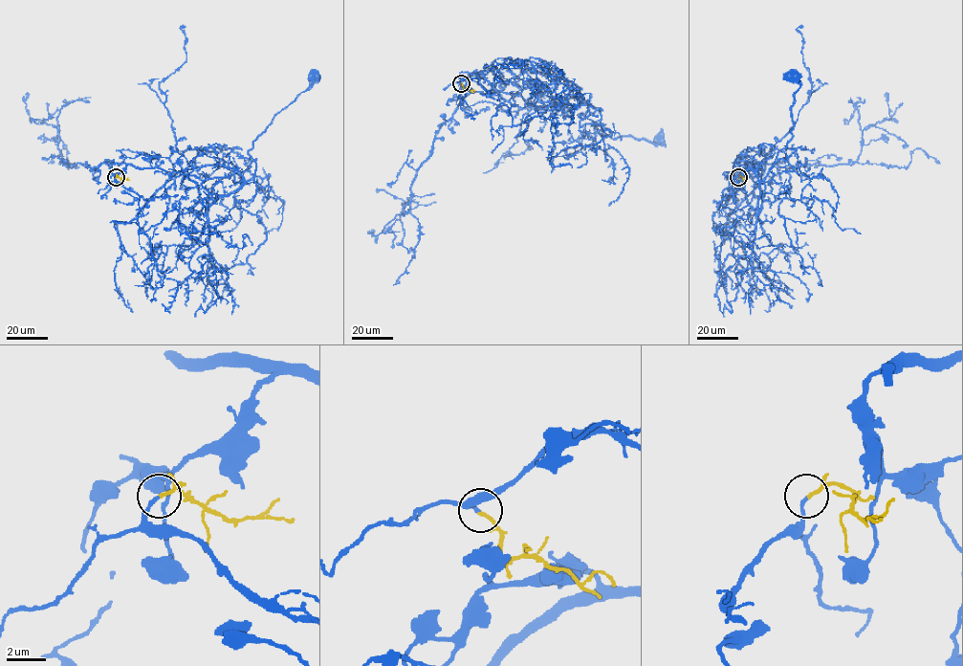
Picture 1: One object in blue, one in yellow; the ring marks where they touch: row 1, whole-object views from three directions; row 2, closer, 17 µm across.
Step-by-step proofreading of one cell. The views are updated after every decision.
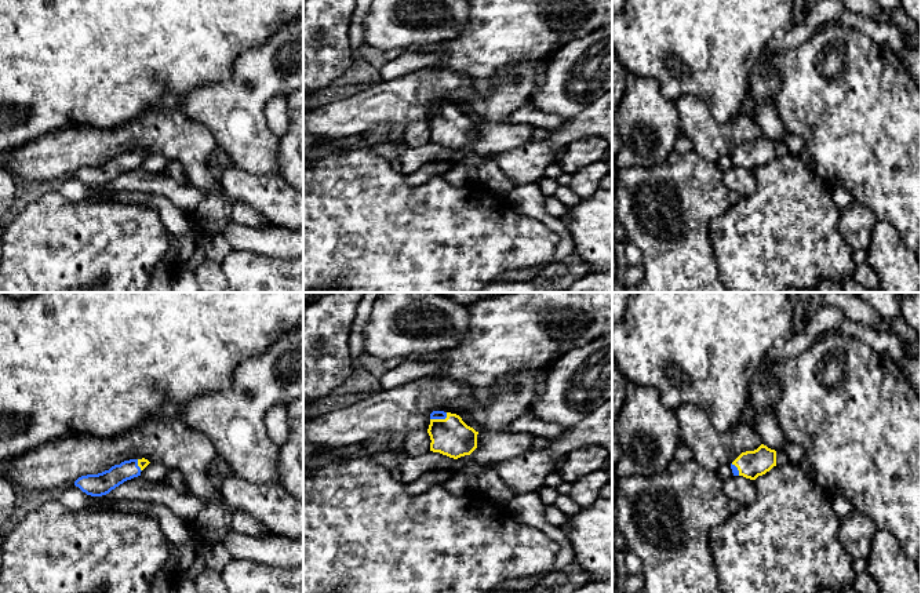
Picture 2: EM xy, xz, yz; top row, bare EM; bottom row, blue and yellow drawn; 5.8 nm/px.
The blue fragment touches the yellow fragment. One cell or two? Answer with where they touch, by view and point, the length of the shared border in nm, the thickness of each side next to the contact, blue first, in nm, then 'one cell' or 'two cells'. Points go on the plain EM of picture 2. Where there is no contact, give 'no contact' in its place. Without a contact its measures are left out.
xz (440, 109) | 110 nm | 50/220 nm | one cell

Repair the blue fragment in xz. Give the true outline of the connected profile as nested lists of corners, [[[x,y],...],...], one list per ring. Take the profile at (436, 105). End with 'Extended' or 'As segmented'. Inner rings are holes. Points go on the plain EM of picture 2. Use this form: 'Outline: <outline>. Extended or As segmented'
Outline: [[[433,102],[427,120],[430,142],[458,150],[470,146],[477,139],[477,125],[456,105]]]. Extended

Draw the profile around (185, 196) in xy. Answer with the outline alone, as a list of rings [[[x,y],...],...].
[[[138,167],[124,172],[106,186],[91,188],[87,200],[108,201],[109,194],[120,192],[164,196],[188,215],[192,215],[196,211],[205,196],[205,192],[193,183],[182,183],[164,171],[153,172]]]

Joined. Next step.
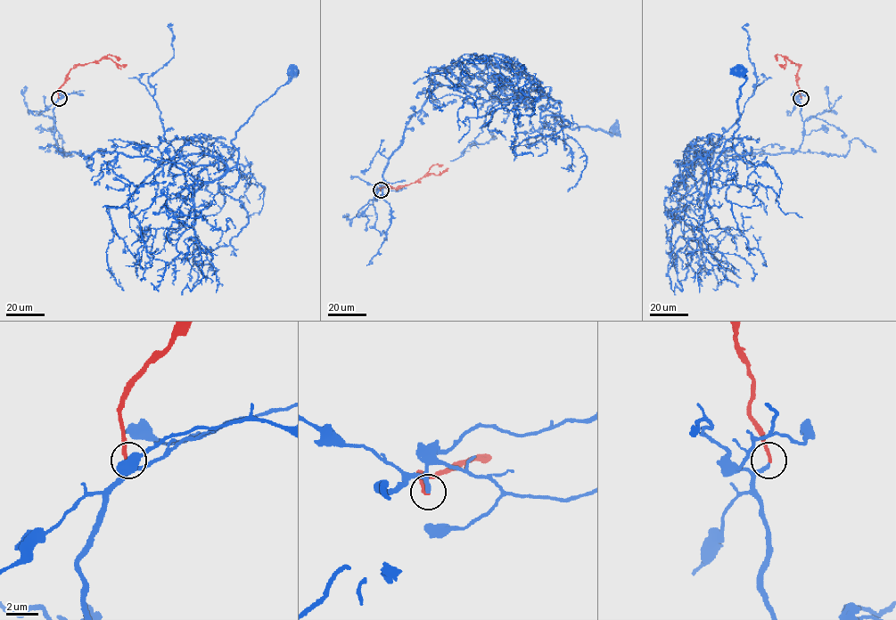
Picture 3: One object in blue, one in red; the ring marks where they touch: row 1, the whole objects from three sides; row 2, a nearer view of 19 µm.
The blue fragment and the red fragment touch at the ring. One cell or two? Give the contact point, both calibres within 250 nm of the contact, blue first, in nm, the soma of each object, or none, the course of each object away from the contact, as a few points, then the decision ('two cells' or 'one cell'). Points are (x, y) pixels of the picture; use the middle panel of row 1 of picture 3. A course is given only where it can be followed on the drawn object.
place (381, 190); calibres 280 and 240 nm; soma blue (615, 127); soma red none; course blue (381, 190), (406, 125), (441, 85), (495, 82), (510, 98), (540, 90), (558, 103), (563, 128), (616, 128); course red (381, 190), (380, 188), (385, 186), (402, 187), (423, 176), (440, 175), (448, 168); one cell

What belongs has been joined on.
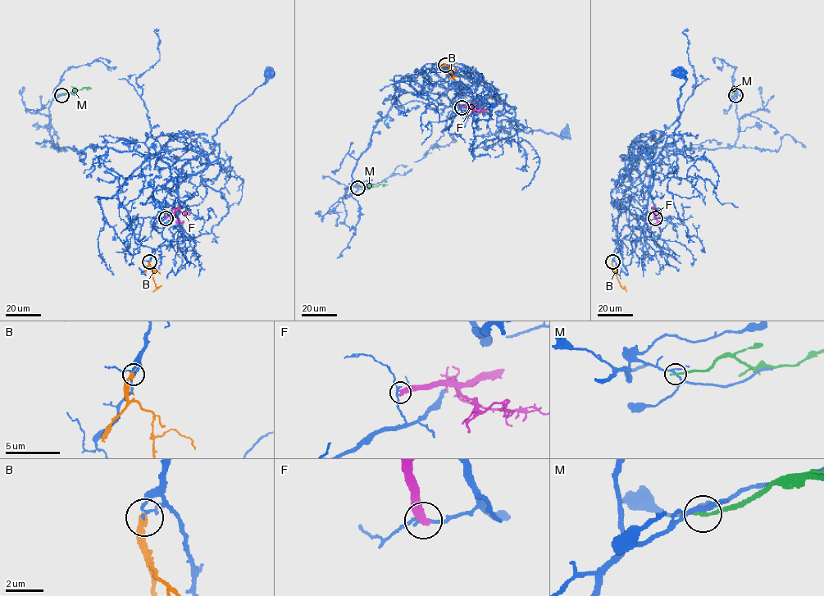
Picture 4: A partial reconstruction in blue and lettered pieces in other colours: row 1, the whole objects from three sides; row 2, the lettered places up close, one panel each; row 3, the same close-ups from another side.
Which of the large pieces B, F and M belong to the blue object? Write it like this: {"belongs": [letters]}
{"belongs": []}

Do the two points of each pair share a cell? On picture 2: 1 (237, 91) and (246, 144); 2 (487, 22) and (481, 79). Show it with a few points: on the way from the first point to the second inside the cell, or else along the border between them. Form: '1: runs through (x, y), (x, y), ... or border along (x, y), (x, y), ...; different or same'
1: runs through (237, 104), (237, 123), (241, 131); same
2: runs through (487, 36), (487, 44), (481, 50), (481, 65); same

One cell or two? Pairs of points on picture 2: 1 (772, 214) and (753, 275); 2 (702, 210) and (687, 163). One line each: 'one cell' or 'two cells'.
1: one cell
2: one cell

